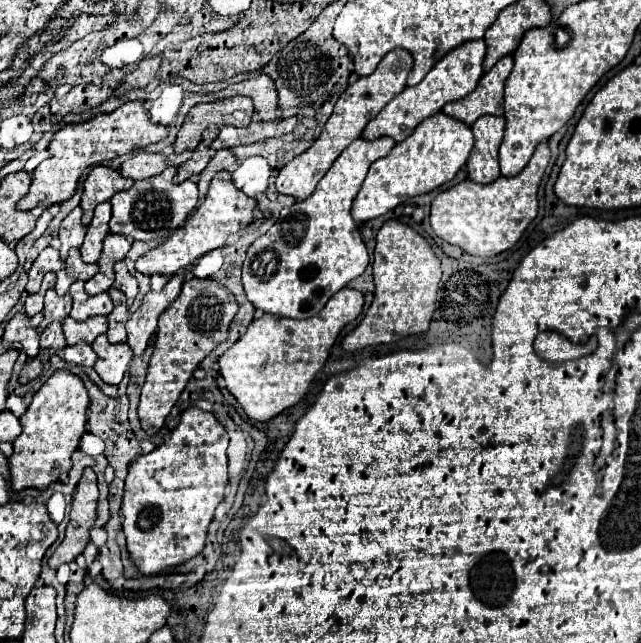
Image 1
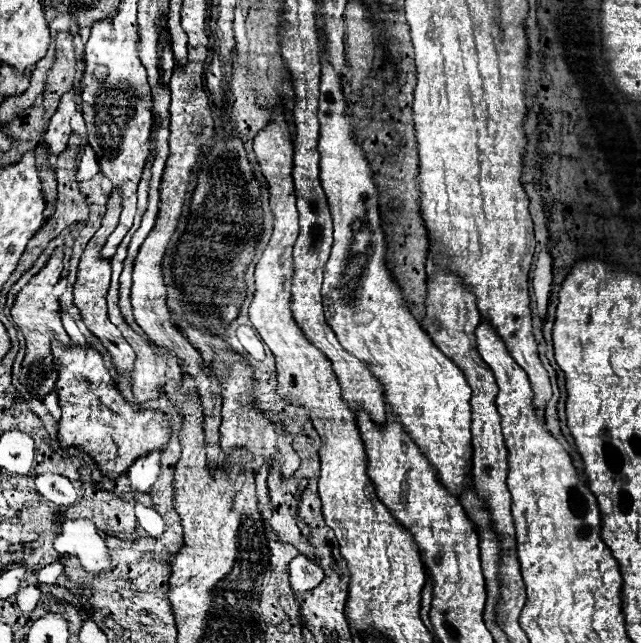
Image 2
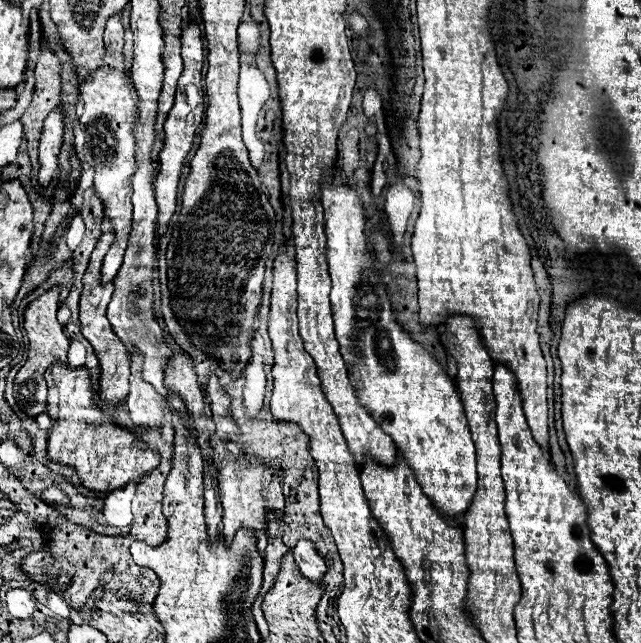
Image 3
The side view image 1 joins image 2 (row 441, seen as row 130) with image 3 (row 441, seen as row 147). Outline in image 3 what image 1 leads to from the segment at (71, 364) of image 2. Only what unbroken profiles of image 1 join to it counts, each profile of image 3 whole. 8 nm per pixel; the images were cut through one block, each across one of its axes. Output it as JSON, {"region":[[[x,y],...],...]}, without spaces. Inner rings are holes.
{"region":[[[60,364],[48,368],[44,378],[48,382],[48,414],[54,422],[48,434],[48,458],[76,468],[84,488],[108,494],[160,464],[160,454],[142,440],[144,432],[114,424],[108,418],[110,412],[96,404],[94,396],[98,392],[92,388],[88,368],[72,370]]]}

